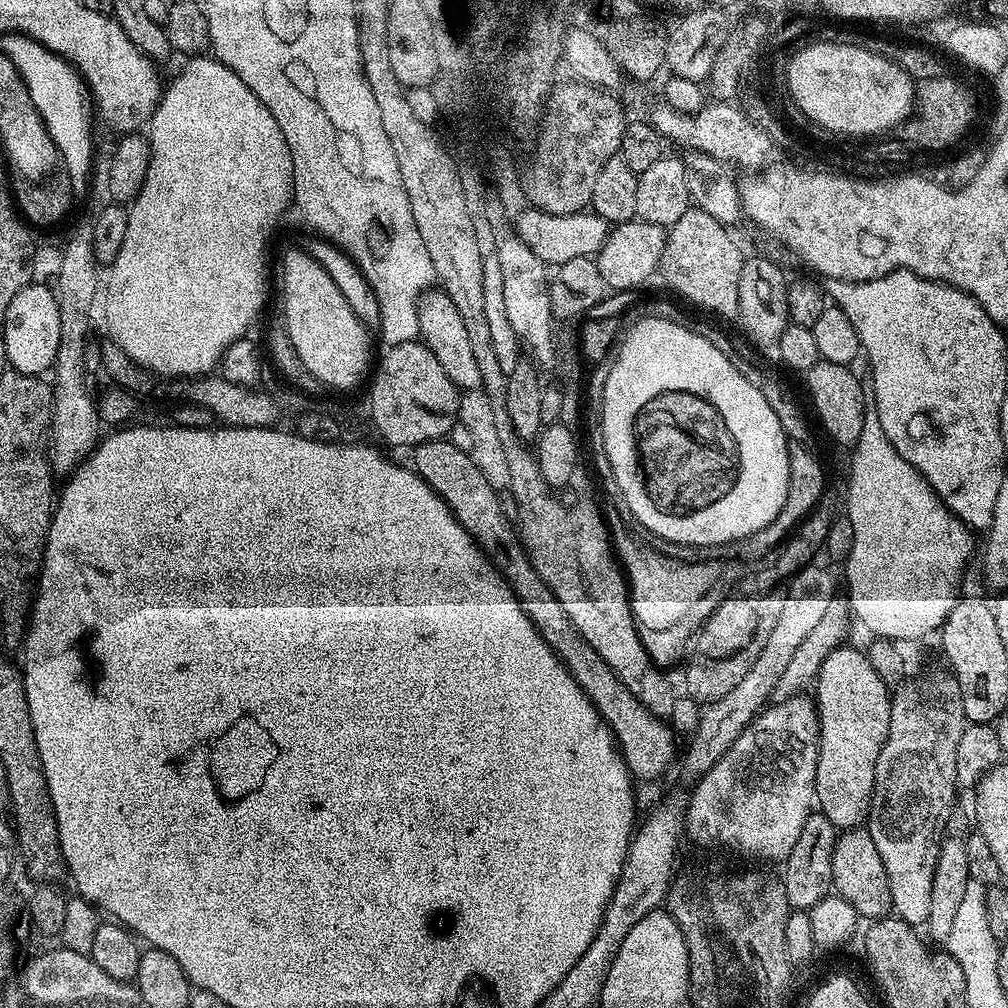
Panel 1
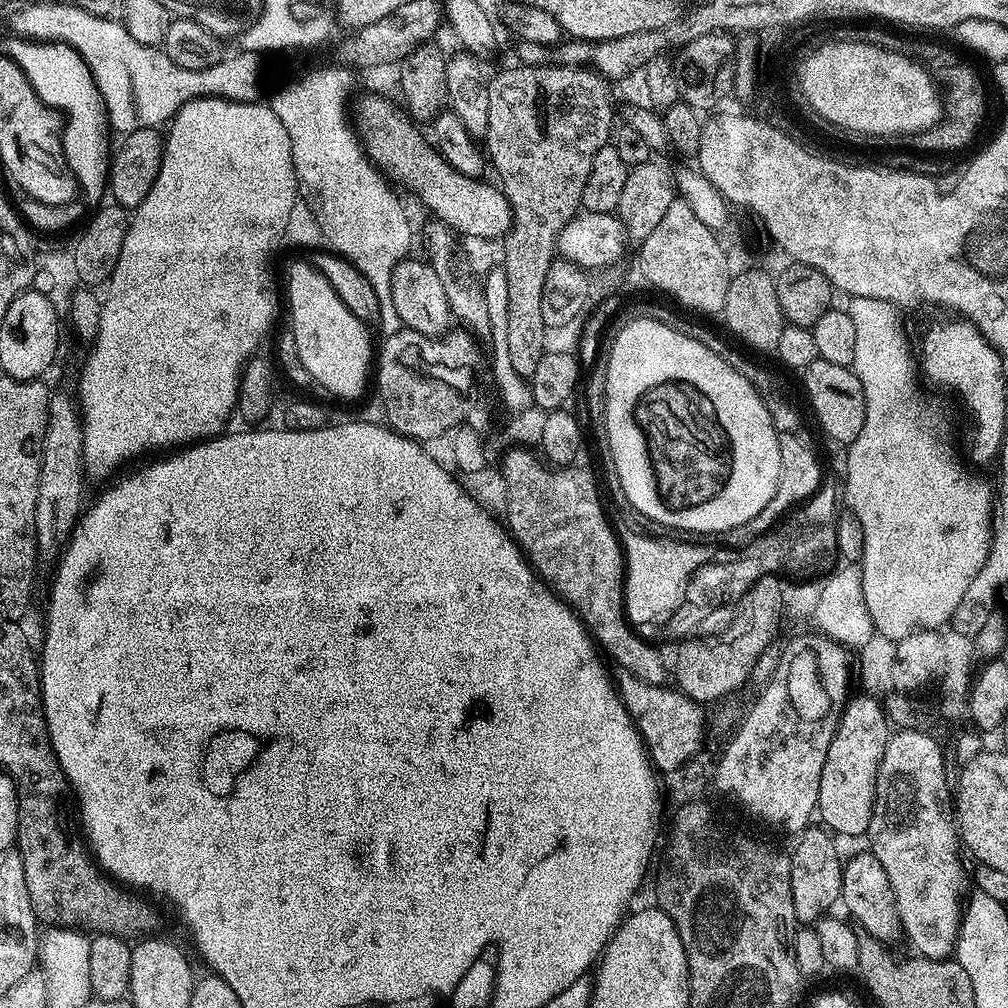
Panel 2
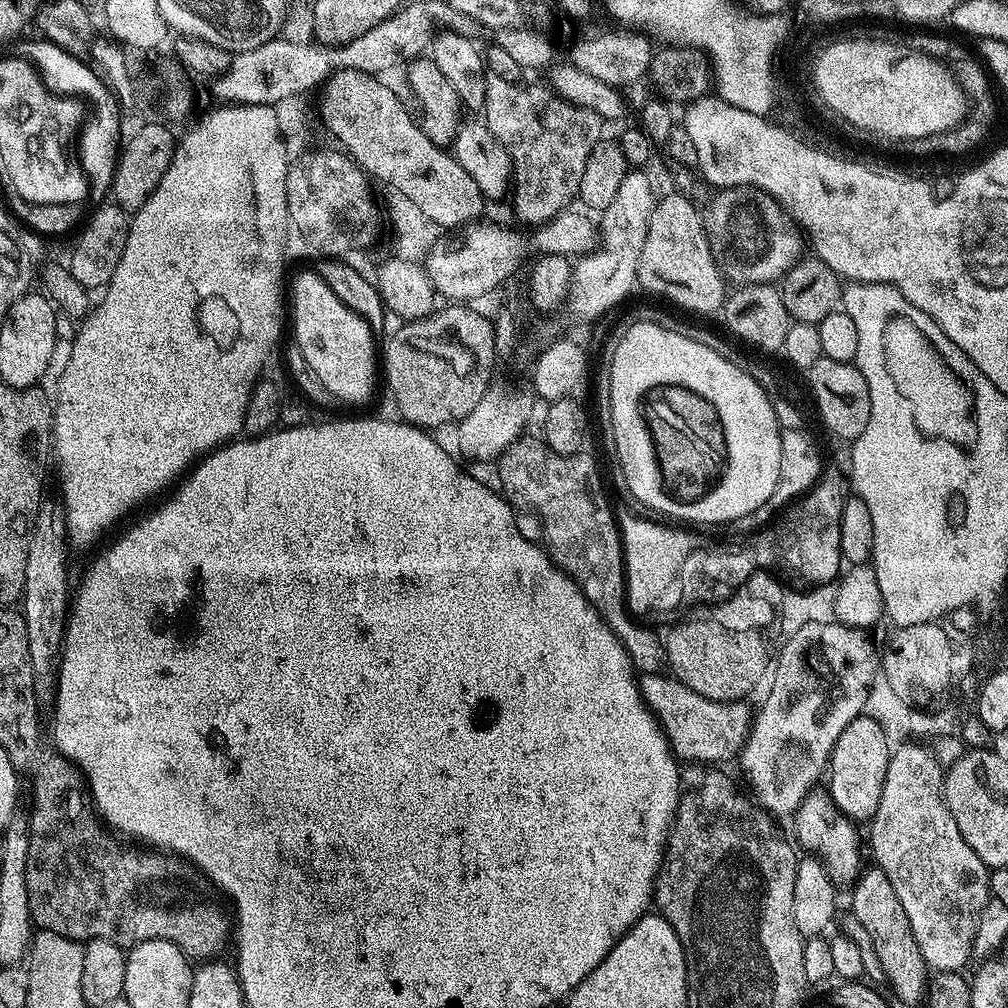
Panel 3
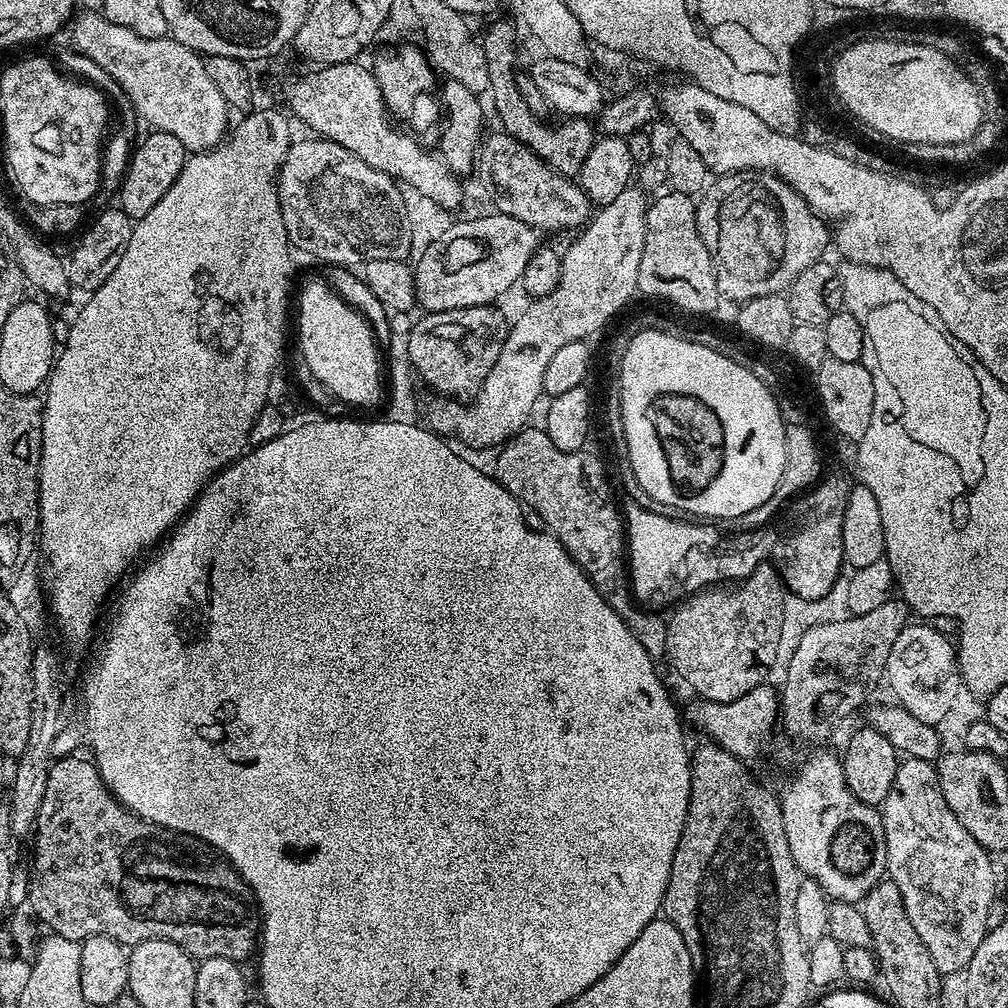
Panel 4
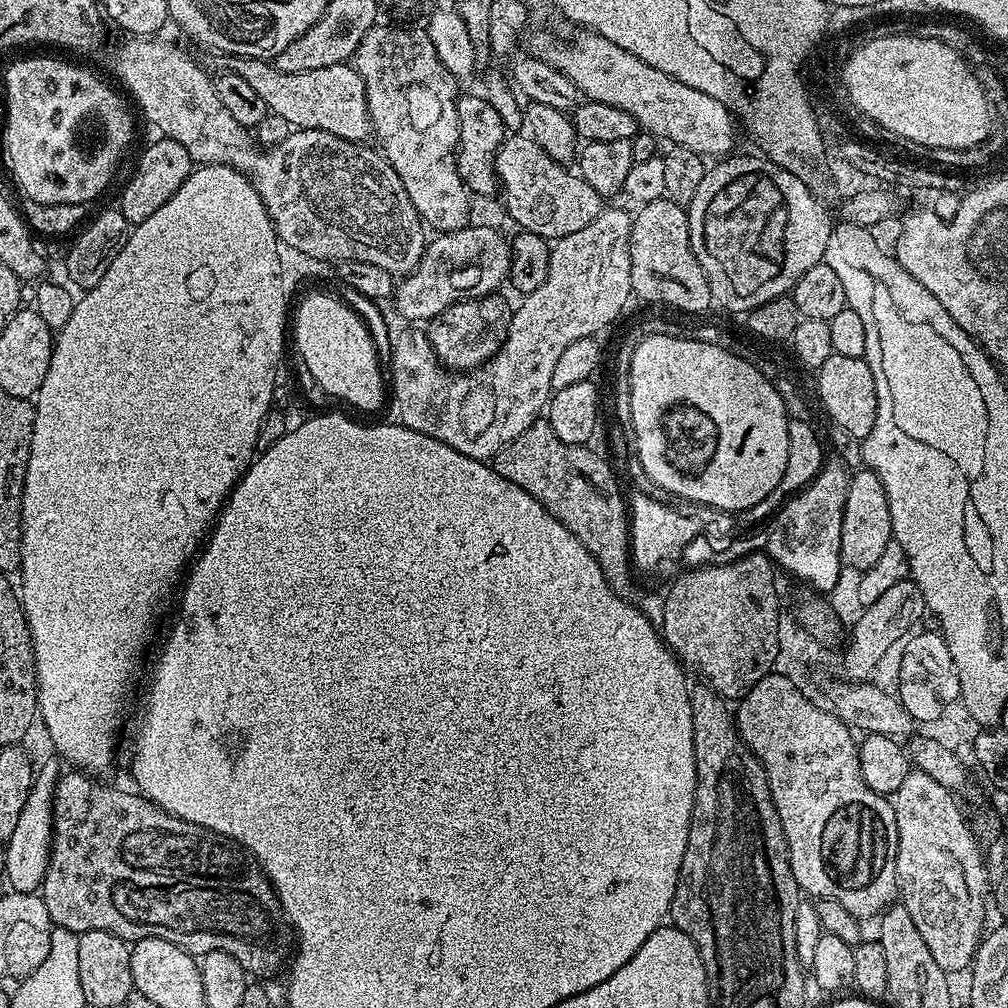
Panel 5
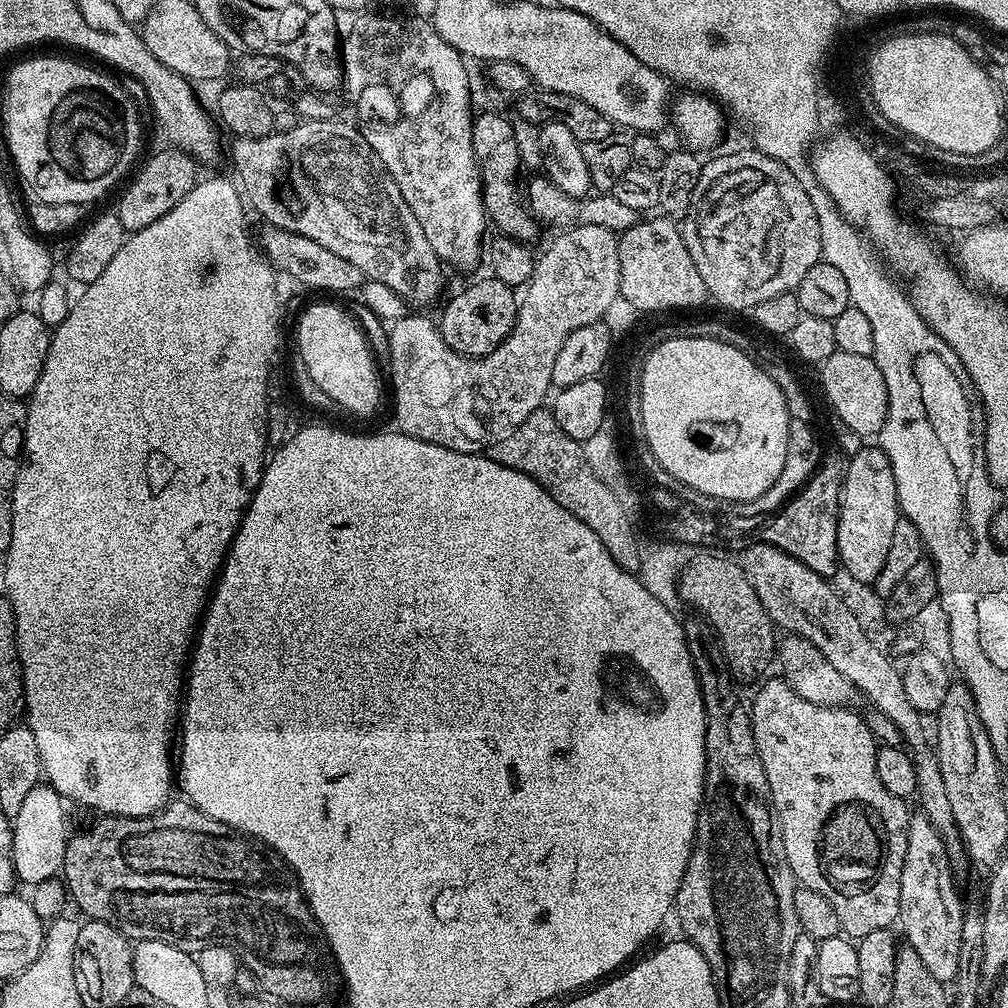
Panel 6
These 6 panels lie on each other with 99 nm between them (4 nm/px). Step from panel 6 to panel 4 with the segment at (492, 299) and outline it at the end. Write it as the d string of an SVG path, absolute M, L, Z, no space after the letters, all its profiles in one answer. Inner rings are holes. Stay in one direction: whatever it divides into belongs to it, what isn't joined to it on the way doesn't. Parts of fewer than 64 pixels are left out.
M491 303L474 305L469 308L450 309L448 312L429 312L421 315L422 318L412 328L412 333L406 336L408 346L408 362L414 369L415 375L421 381L429 384L433 393L449 398L455 398L461 402L469 398L475 398L486 374L498 362L498 354L504 345L506 335L506 323L504 316L498 307Z

